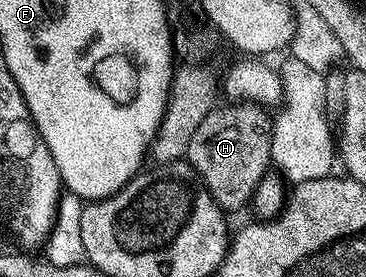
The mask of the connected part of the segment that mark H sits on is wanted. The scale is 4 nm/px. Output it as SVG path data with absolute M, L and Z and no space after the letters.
M228 103L225 109L213 108L198 123L186 160L192 172L202 180L203 188L225 211L240 209L249 204L255 189L272 165L272 121L265 110L255 103Z

